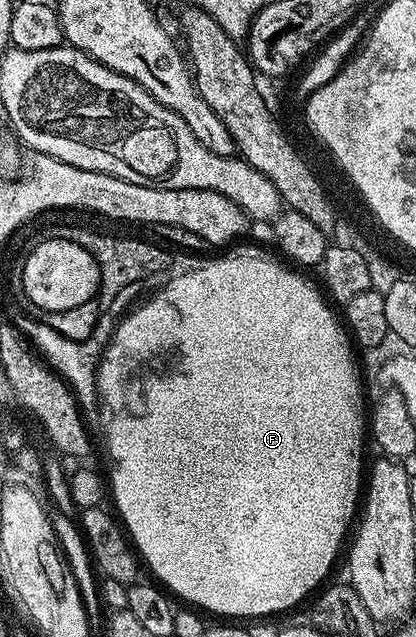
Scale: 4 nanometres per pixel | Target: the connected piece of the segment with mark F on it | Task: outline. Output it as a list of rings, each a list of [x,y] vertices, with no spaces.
[[[257,248],[229,252],[226,256],[174,259],[168,268],[119,290],[116,298],[100,313],[91,338],[82,341],[63,338],[63,334],[51,330],[51,326],[42,324],[32,316],[25,314],[19,320],[20,329],[46,361],[73,360],[73,368],[81,368],[81,360],[93,360],[93,392],[81,392],[76,399],[88,423],[93,428],[97,427],[105,443],[105,452],[113,463],[108,479],[111,481],[111,500],[113,496],[117,503],[116,515],[124,531],[131,537],[140,559],[149,563],[150,570],[158,576],[156,579],[174,597],[182,596],[198,609],[218,612],[221,618],[269,616],[272,612],[285,612],[295,607],[308,592],[316,593],[326,583],[325,575],[332,570],[337,555],[340,552],[342,555],[343,545],[350,535],[363,496],[363,473],[367,468],[367,404],[365,408],[361,372],[353,357],[354,345],[338,313],[336,316],[329,309],[330,301],[322,295],[318,285],[304,280],[300,271],[292,267],[284,268],[280,264],[282,261],[277,260],[264,256]]]

